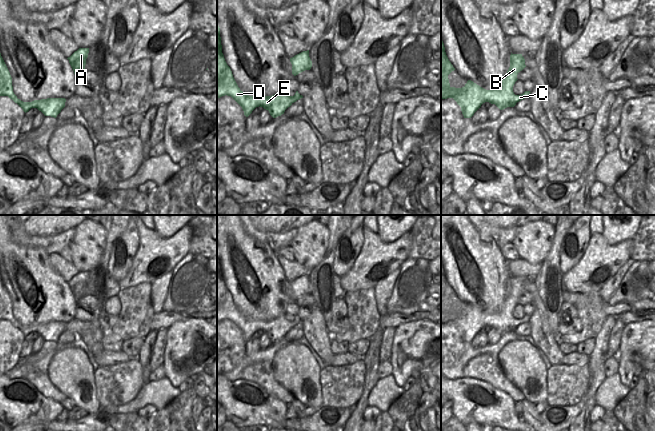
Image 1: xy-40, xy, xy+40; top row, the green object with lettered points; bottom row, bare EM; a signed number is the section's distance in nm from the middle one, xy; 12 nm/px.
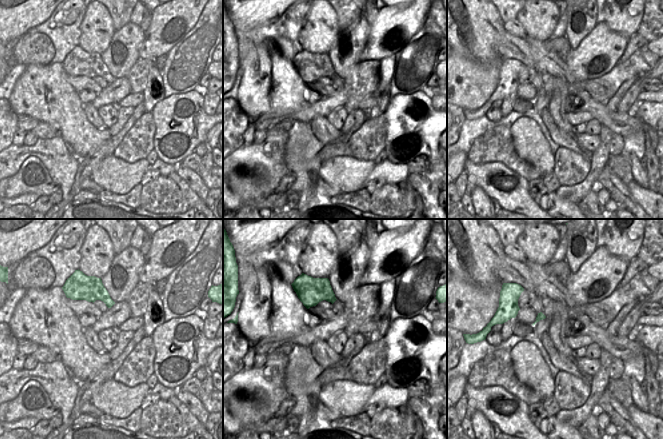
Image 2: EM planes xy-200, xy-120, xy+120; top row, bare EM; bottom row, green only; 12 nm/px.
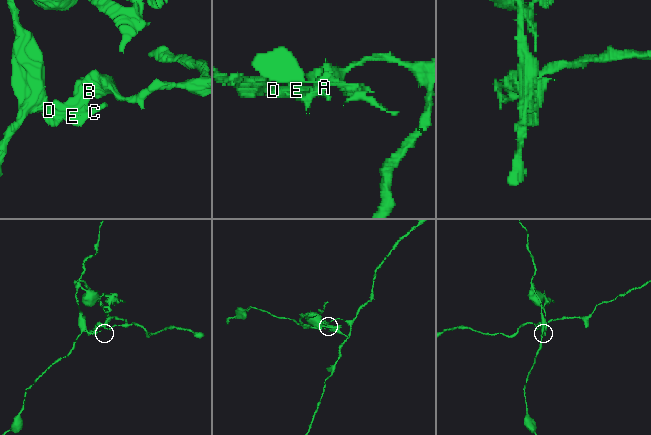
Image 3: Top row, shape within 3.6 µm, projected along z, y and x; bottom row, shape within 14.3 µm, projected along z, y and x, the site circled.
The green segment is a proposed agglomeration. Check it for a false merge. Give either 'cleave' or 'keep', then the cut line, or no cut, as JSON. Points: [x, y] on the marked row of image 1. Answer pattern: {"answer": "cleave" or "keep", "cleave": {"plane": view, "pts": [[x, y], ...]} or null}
{"answer": "cleave", "cleave": {"plane": "xy", "pts": [[295, 56], [293, 59], [293, 74]]}}

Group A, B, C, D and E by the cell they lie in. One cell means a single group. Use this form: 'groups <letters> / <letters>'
groups A / B C D E

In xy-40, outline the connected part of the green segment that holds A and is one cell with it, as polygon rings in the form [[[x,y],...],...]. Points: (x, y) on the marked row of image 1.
[[[79,48],[71,55],[71,58],[68,59],[76,77],[85,71],[88,53],[89,48]]]

